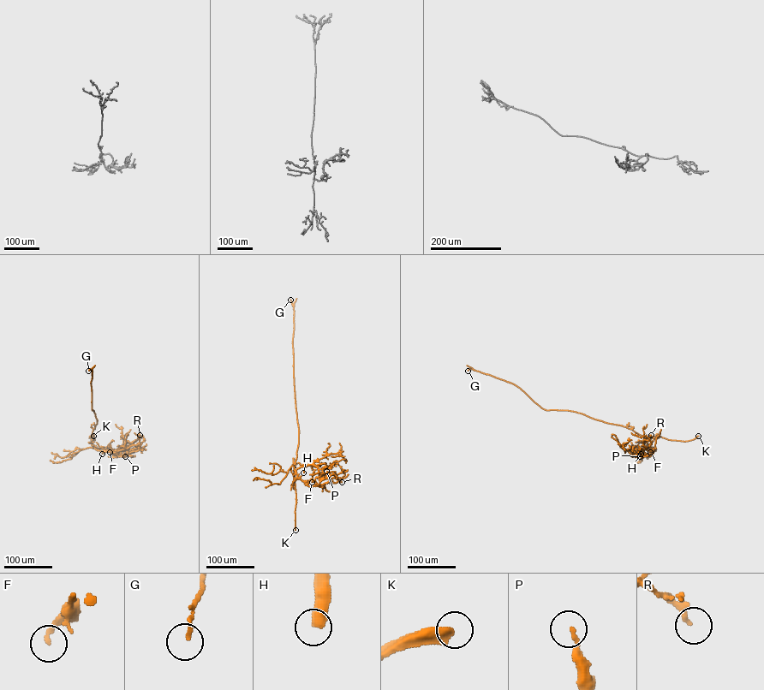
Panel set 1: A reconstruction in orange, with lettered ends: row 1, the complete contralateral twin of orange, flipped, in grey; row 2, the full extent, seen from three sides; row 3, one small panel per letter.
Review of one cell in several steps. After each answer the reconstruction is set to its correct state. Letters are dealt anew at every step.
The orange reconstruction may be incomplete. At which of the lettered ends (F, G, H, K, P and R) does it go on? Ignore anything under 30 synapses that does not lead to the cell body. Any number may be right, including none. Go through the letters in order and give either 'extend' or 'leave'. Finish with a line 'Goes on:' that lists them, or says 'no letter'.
F: leave
G: extend
H: extend
K: extend
P: leave
R: leave
Goes on: G, H, K

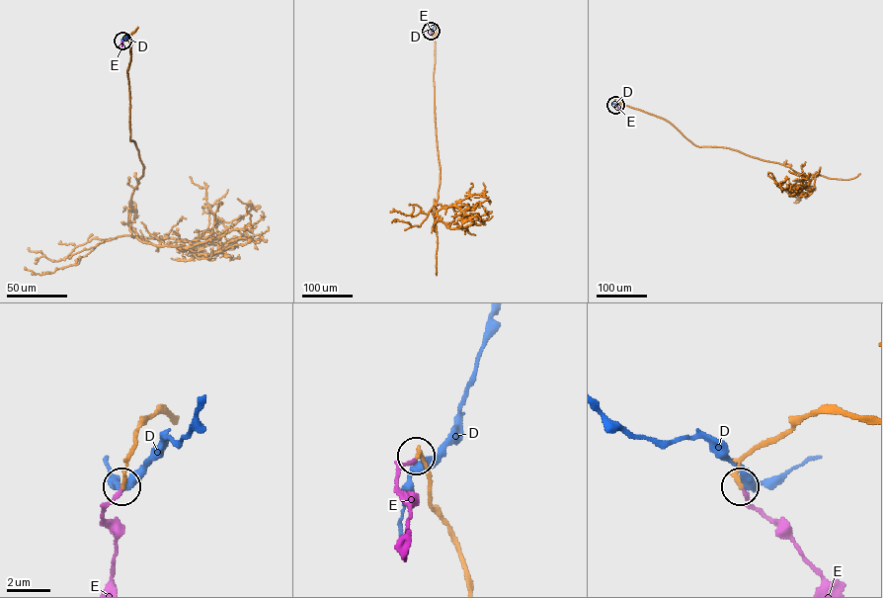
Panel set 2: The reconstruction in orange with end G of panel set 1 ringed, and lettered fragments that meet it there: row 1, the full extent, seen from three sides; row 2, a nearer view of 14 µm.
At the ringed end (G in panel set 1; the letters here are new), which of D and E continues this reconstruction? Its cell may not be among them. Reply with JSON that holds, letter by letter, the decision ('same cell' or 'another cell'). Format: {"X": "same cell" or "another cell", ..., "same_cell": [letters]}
{"D": "another cell", "E": "same cell", "same_cell": ["E"]}

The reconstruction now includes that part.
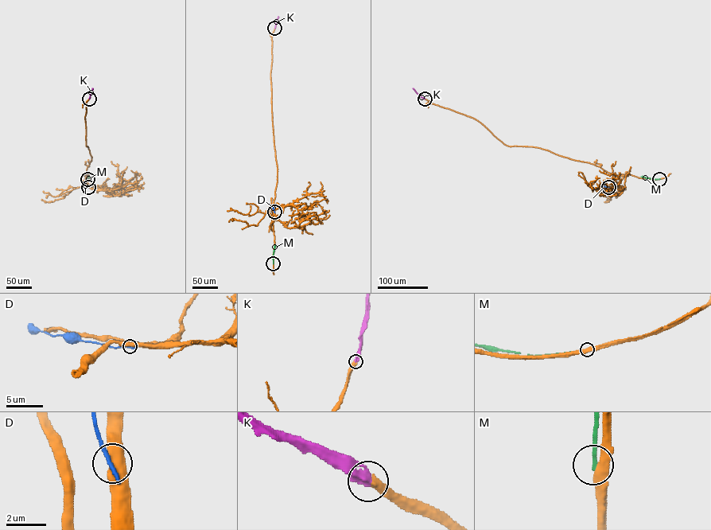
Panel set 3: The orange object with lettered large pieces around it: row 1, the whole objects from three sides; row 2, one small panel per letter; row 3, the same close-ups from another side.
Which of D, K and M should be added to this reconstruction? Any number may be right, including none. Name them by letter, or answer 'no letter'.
K

